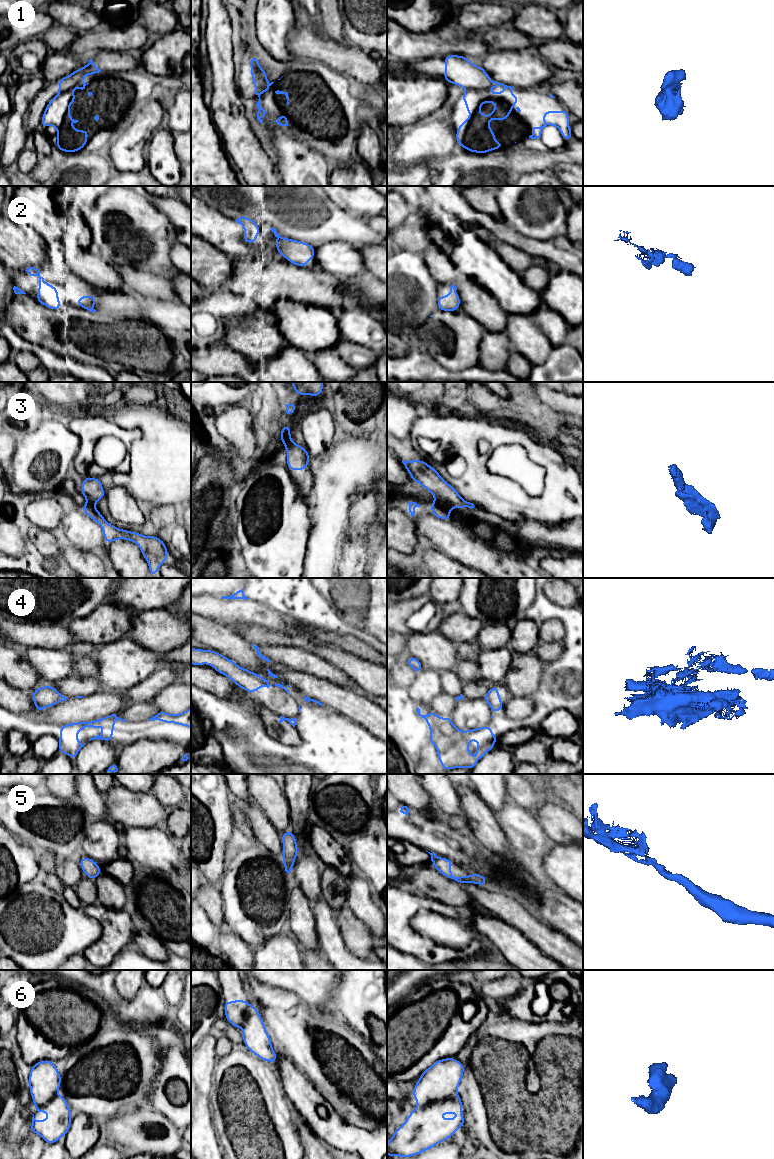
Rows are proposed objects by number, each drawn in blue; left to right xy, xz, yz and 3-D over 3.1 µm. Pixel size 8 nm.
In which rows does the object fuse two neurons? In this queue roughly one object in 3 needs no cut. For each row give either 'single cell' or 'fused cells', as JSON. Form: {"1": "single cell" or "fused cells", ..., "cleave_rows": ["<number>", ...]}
{"1": "fused cells", "2": "single cell", "3": "fused cells", "4": "single cell", "5": "single cell", "6": "fused cells", "cleave_rows": ["1", "3", "6"]}

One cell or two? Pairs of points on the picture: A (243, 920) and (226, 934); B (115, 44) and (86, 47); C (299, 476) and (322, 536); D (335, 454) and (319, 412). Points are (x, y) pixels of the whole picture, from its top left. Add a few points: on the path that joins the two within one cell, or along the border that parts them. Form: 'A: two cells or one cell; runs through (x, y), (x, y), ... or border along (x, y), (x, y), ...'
A: two cells; border along (228, 927), (249, 945)
B: one cell; runs through (108, 44), (93, 44)
C: two cells; border along (314, 480), (310, 490)
D: two cells; border along (333, 442), (321, 455)

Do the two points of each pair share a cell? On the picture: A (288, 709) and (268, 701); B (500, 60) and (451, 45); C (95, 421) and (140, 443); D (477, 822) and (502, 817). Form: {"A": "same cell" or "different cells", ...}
{"A": "same cell", "B": "different cells", "C": "different cells", "D": "different cells"}

